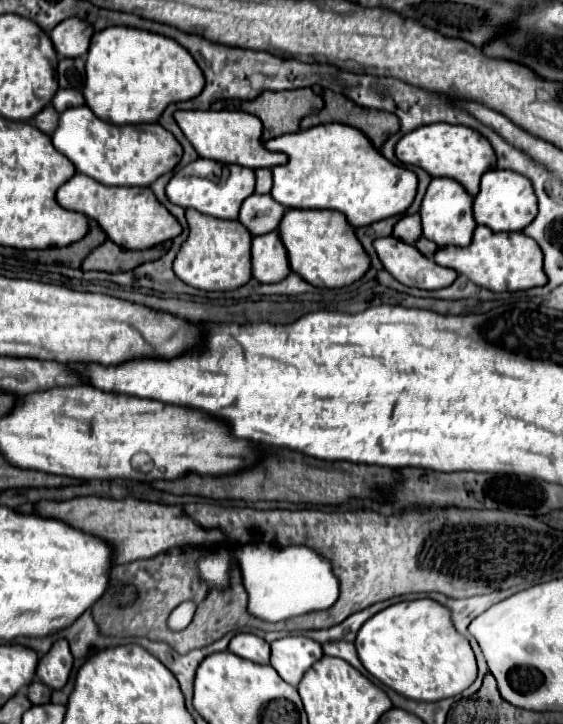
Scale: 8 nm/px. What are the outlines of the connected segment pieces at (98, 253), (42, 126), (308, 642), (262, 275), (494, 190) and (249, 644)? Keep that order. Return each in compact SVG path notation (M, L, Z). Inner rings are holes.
M110 239L96 247L82 263L84 271L108 271L108 273L118 273L124 269L124 249L114 245Z
M48 105L46 109L42 109L42 113L38 113L34 119L32 119L32 123L42 131L42 133L46 133L46 135L52 135L54 133L54 129L56 129L56 125L58 125L58 111L52 107L52 105Z
M284 637L272 643L272 667L292 687L322 655L320 643L308 637Z
M278 231L258 235L252 239L252 275L260 283L282 281L290 273L290 263L286 257L286 247L282 247Z
M492 169L482 175L480 193L474 197L474 219L478 225L486 225L492 231L522 231L534 221L536 213L536 195L530 179L502 169Z
M252 633L234 635L228 649L242 659L250 659L250 661L260 663L260 665L270 663L270 645Z

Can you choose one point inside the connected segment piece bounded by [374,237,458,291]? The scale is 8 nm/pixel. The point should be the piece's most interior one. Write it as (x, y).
(405, 263)

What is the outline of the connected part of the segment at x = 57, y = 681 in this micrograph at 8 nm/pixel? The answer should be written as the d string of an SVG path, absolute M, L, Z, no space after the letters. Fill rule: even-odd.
M58 639L52 649L40 659L36 677L52 689L62 689L72 671L72 653L66 639Z

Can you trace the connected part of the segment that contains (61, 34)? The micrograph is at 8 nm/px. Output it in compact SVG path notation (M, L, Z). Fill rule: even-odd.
M70 17L50 31L50 39L62 57L82 57L88 53L94 27L88 21Z

